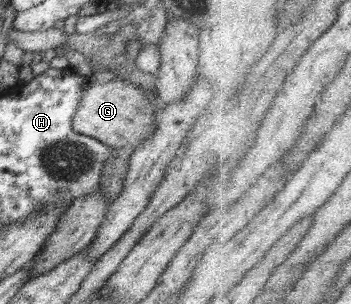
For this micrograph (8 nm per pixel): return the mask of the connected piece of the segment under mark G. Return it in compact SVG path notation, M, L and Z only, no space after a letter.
M94 76L84 78L88 81L89 87L81 97L81 103L73 115L73 130L80 132L88 137L100 140L105 146L113 148L134 148L139 146L155 130L154 113L163 109L164 104L159 102L158 96L151 96L151 92L145 92L145 89L136 84L127 82L121 78L116 78L110 82L99 83Z

